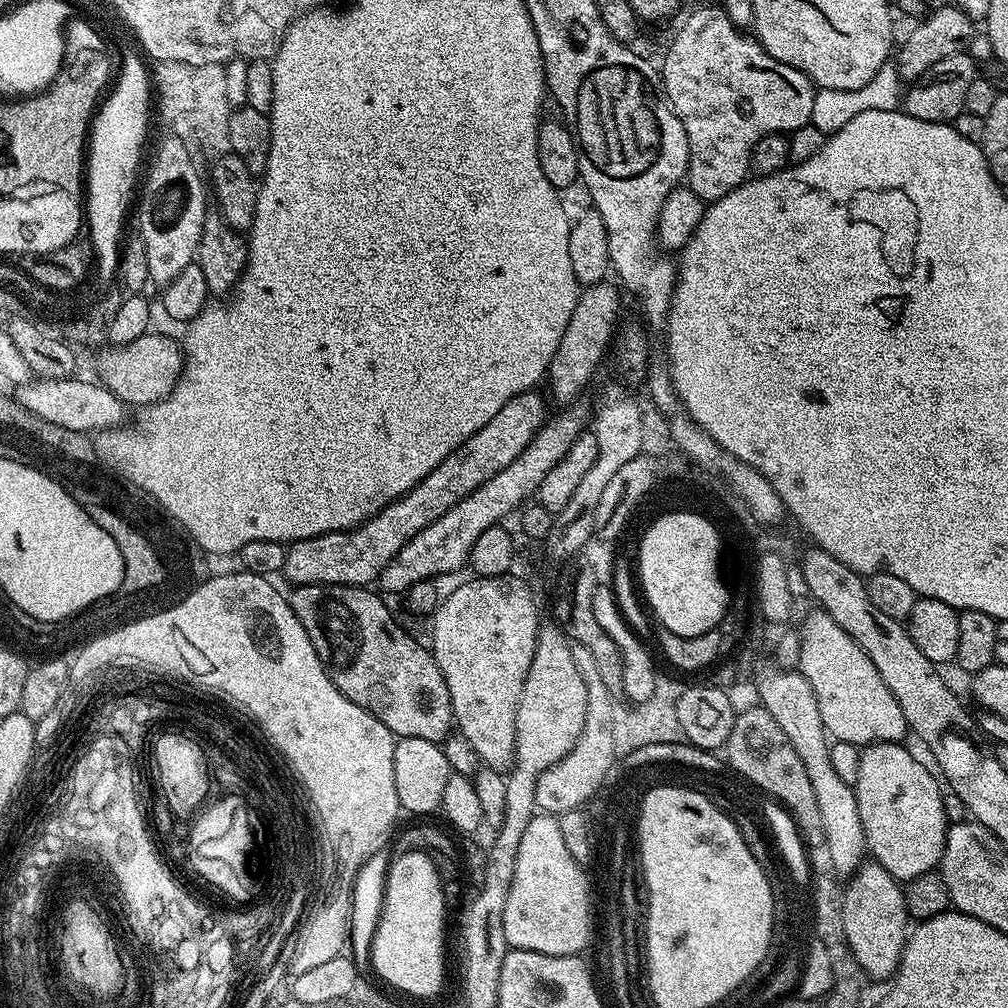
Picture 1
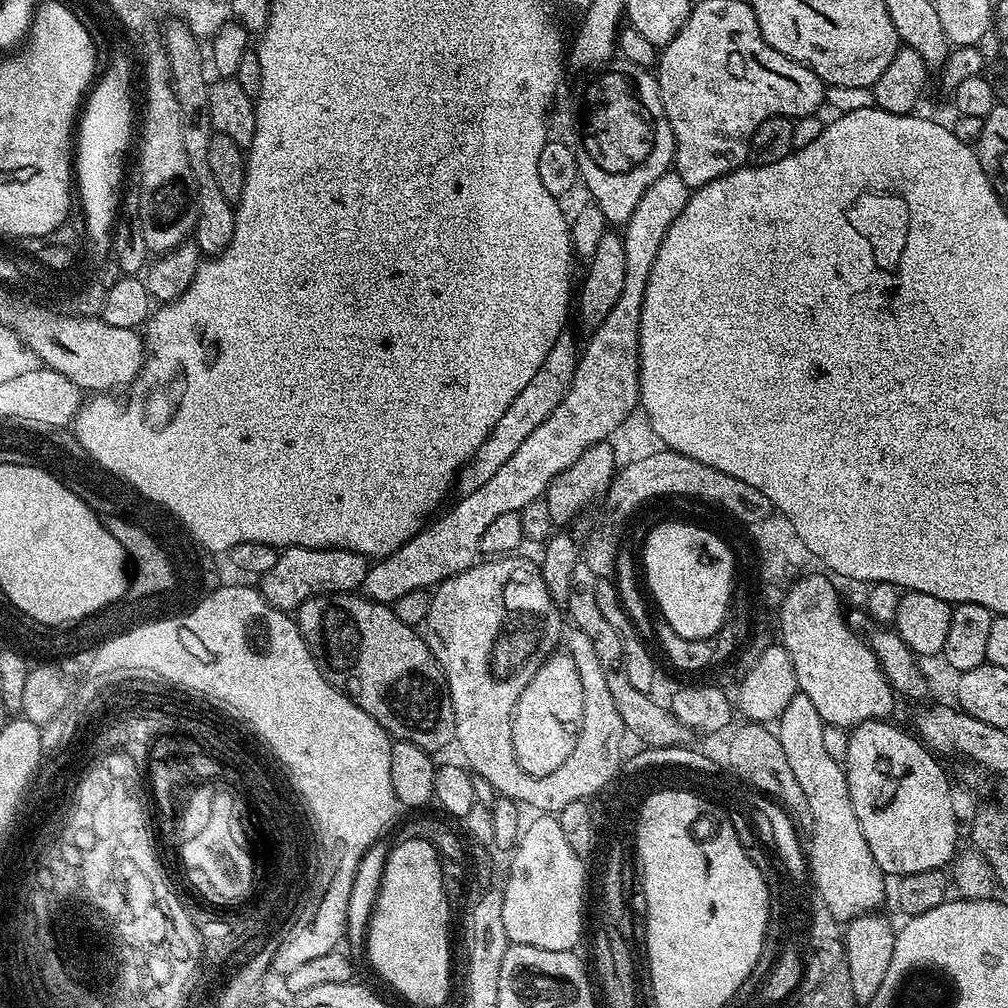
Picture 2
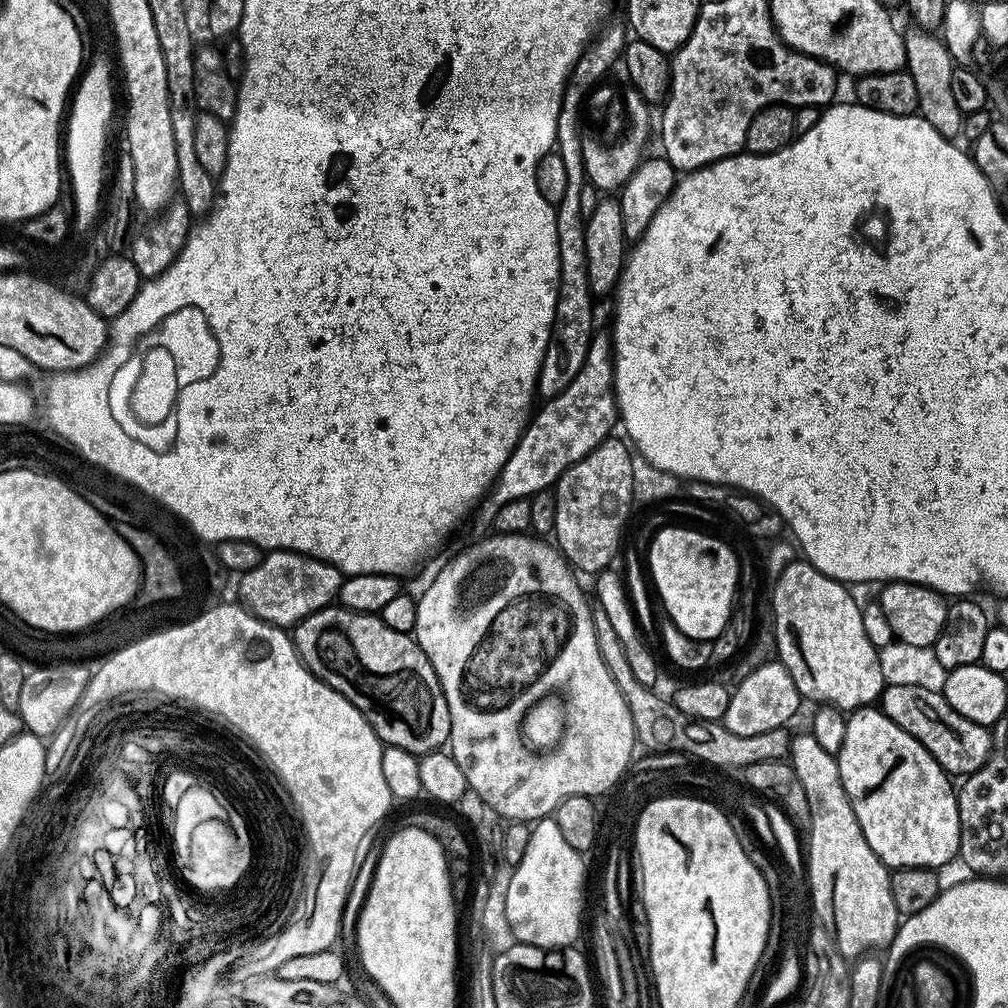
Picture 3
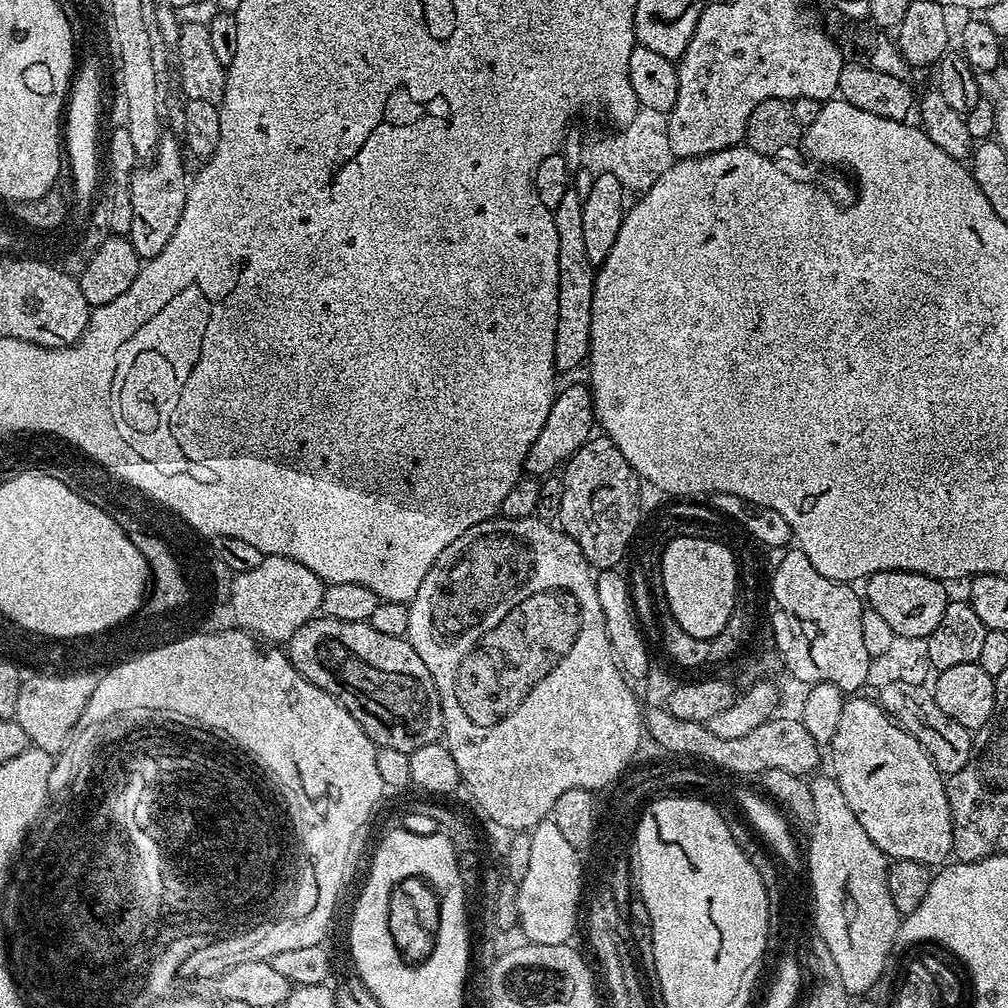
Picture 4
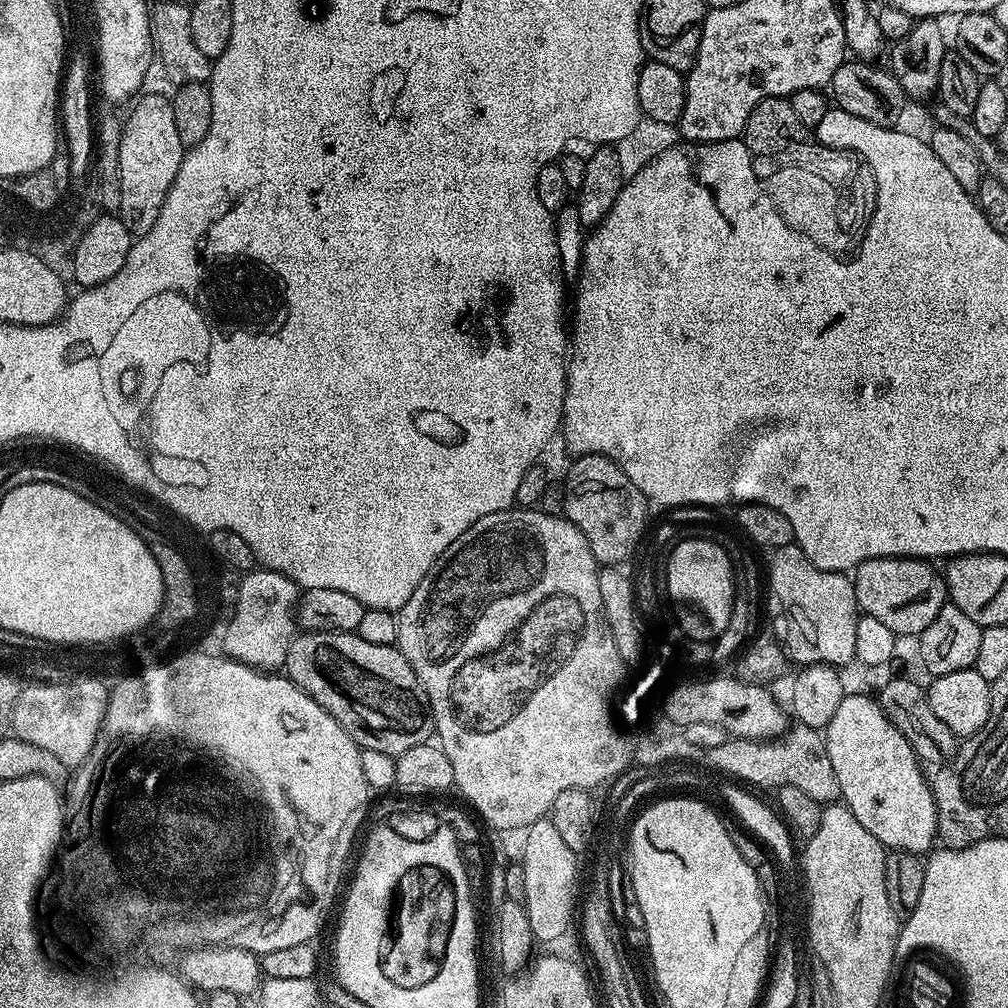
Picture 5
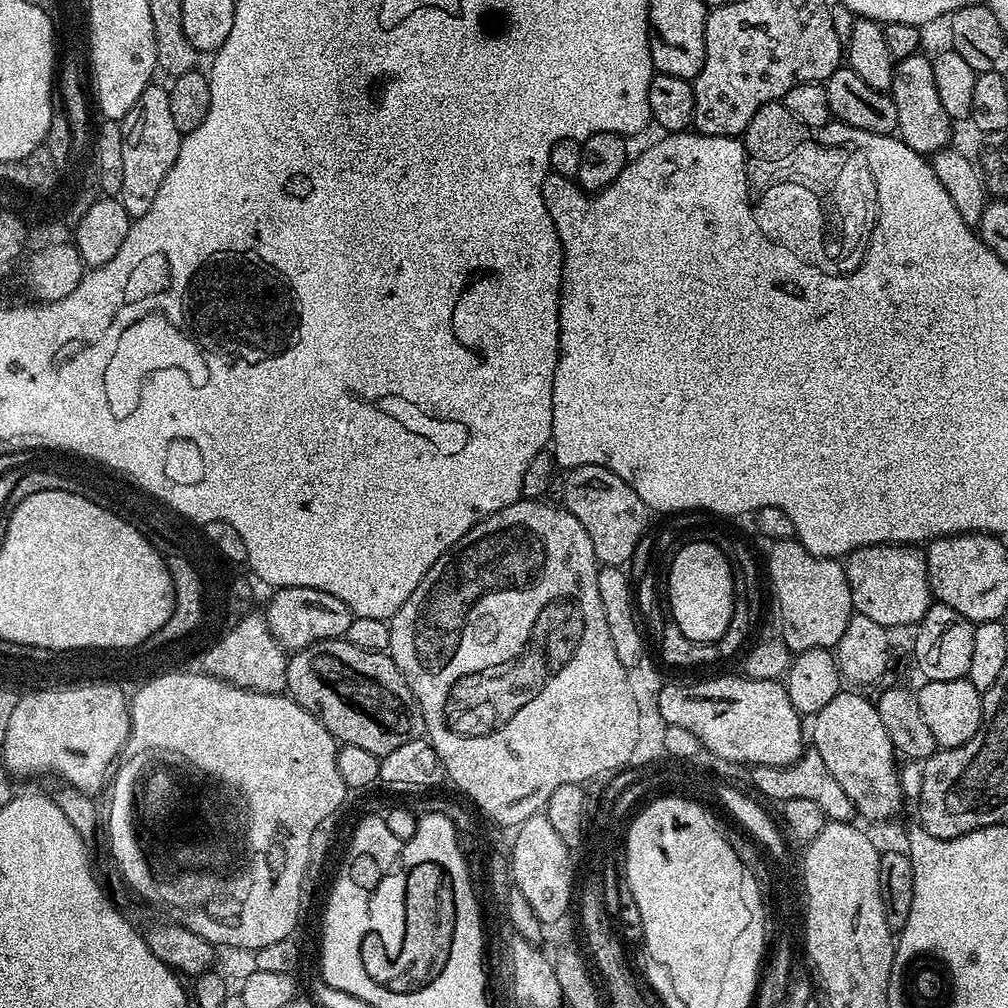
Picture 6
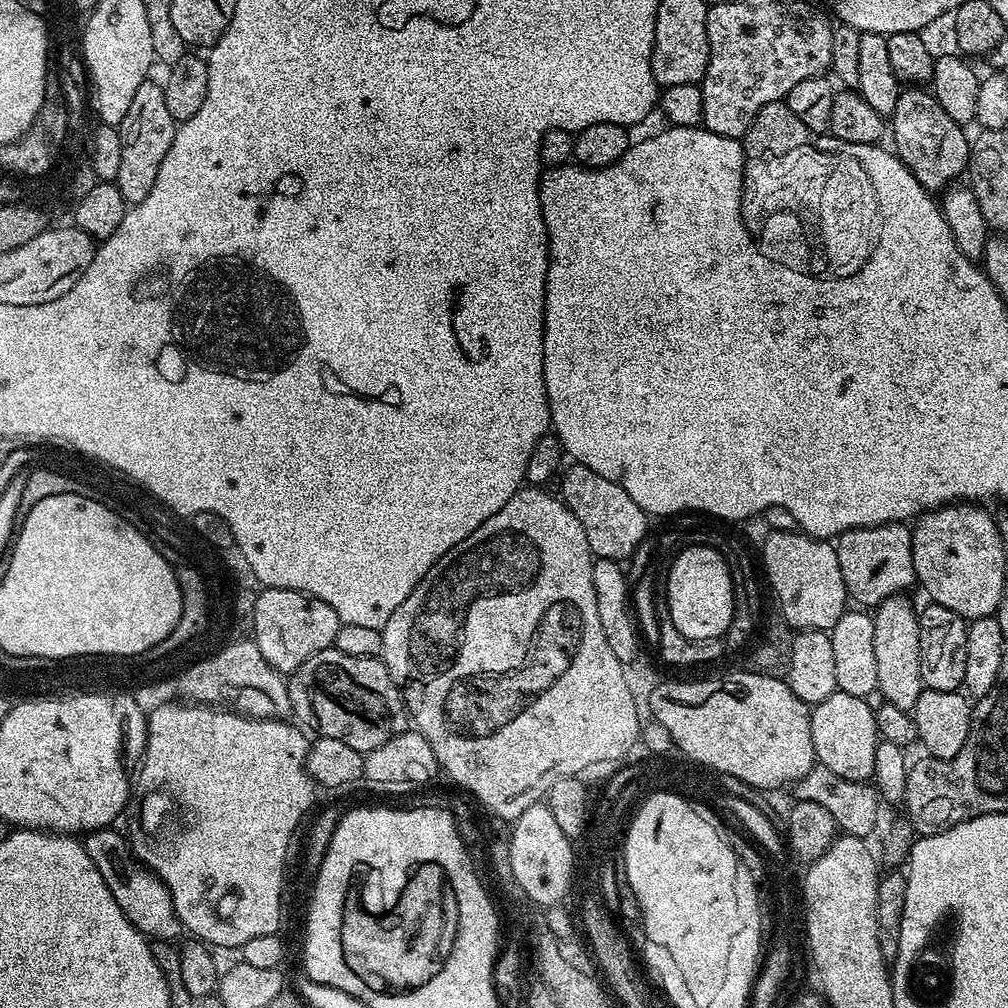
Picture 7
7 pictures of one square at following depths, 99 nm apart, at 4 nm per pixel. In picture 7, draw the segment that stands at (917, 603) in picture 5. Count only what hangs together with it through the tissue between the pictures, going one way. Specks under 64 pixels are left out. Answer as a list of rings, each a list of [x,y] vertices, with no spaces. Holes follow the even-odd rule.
[[[907,523],[879,524],[869,528],[855,528],[846,530],[841,536],[835,537],[838,566],[842,566],[842,582],[846,582],[846,590],[857,605],[865,609],[875,609],[884,599],[907,593],[908,587],[916,584],[916,571],[914,570],[914,554],[912,553],[912,529]]]

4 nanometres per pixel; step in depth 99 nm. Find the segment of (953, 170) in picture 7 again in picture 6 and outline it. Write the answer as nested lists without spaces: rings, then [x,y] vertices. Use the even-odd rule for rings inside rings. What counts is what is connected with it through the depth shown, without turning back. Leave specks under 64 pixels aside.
[[[924,54],[901,56],[896,60],[896,69],[890,95],[894,106],[898,106],[898,135],[910,146],[910,150],[931,157],[949,147],[954,121],[946,114],[938,98],[938,85],[934,82],[934,66]]]

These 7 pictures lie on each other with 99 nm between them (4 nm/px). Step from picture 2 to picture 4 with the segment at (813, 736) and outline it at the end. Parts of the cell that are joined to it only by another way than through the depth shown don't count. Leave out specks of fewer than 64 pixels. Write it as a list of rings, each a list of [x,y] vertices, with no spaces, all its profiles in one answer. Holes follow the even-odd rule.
[[[816,774],[810,780],[810,795],[814,798],[814,822],[810,829],[812,837],[806,848],[806,862],[812,870],[815,885],[816,902],[819,904],[819,928],[825,940],[831,945],[831,956],[834,966],[838,966],[840,985],[848,991],[849,997],[860,998],[880,980],[888,960],[893,959],[892,941],[900,933],[902,919],[894,901],[890,898],[888,885],[889,857],[884,855],[874,842],[870,842],[870,834],[862,830],[862,822],[854,818],[854,810],[846,802],[846,794],[842,794],[842,786],[838,786],[836,777],[831,774]]]

